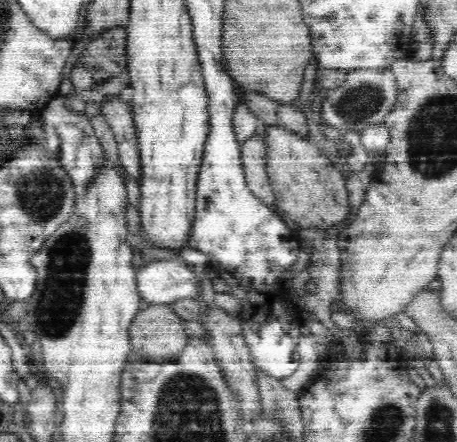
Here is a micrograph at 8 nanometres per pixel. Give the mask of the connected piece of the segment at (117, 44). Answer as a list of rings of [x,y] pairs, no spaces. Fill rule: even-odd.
[[[114,26],[103,30],[87,47],[85,64],[95,82],[102,82],[126,71],[128,64],[127,28]]]

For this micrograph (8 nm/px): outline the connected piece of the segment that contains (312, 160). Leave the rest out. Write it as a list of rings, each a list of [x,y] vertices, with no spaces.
[[[282,128],[267,130],[266,169],[276,206],[287,212],[302,230],[328,230],[350,218],[352,206],[346,189],[345,172],[336,170],[314,143]]]

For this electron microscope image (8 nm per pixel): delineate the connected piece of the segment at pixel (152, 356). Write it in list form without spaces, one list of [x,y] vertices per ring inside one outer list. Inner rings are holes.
[[[154,304],[143,306],[134,317],[130,327],[130,338],[133,348],[139,350],[148,361],[174,360],[189,343],[189,336],[185,331],[185,318],[182,318],[171,304]]]

